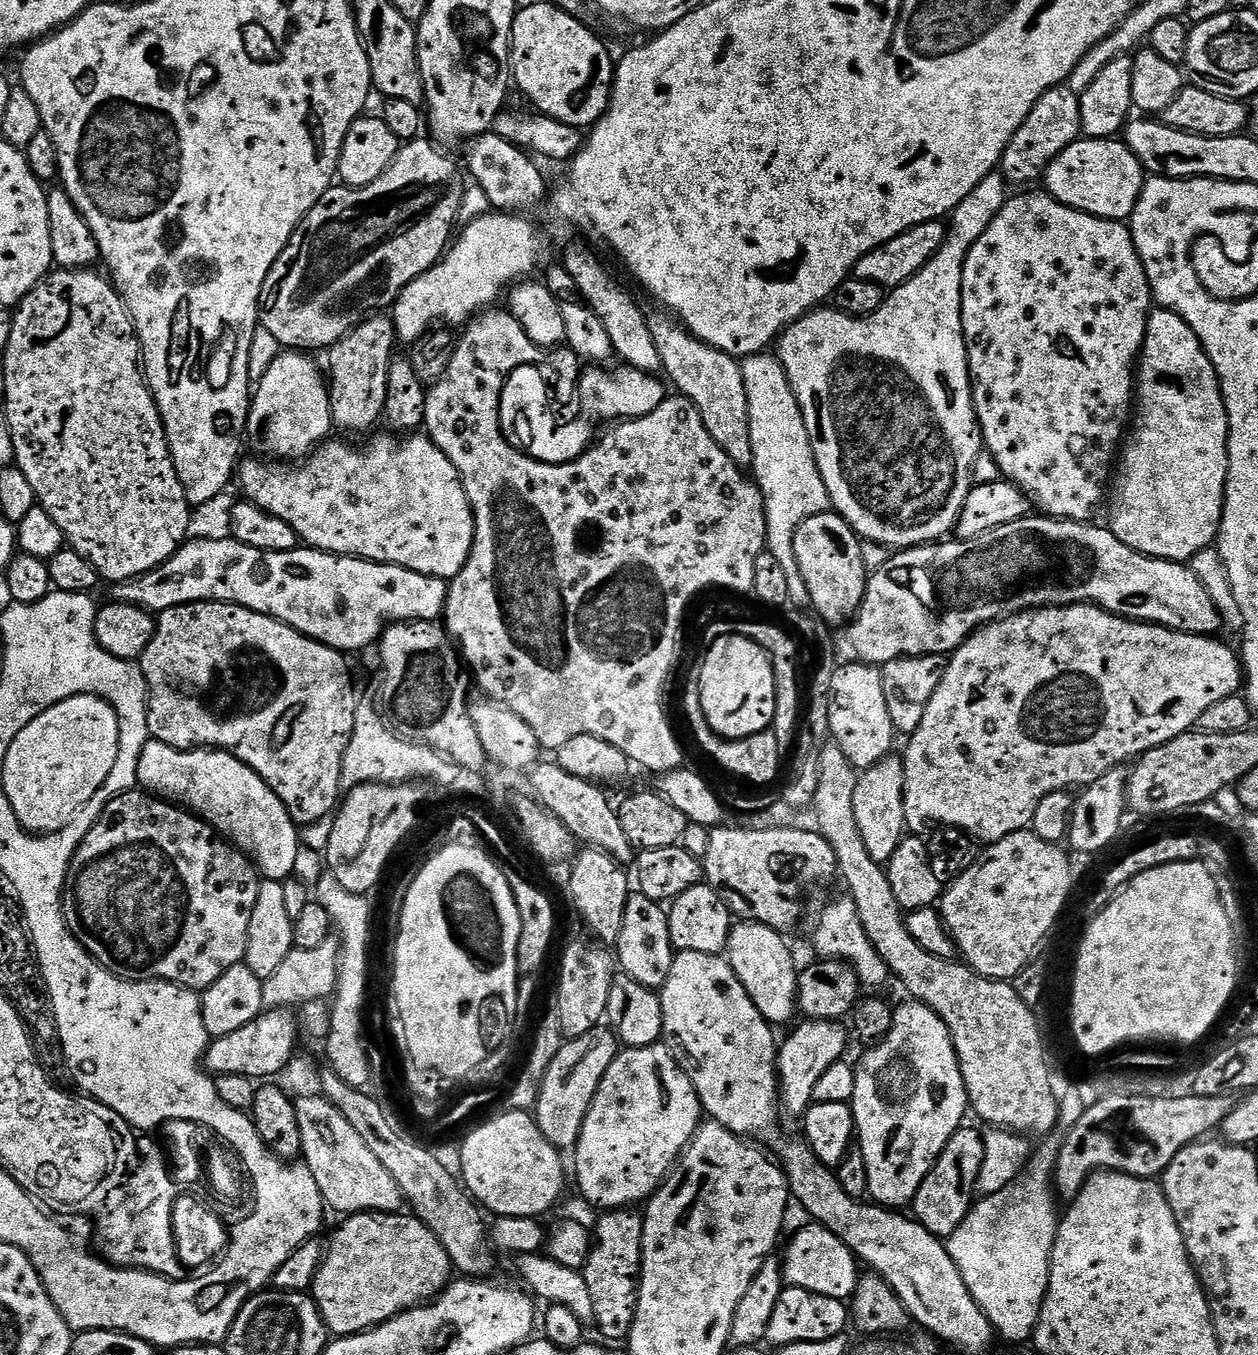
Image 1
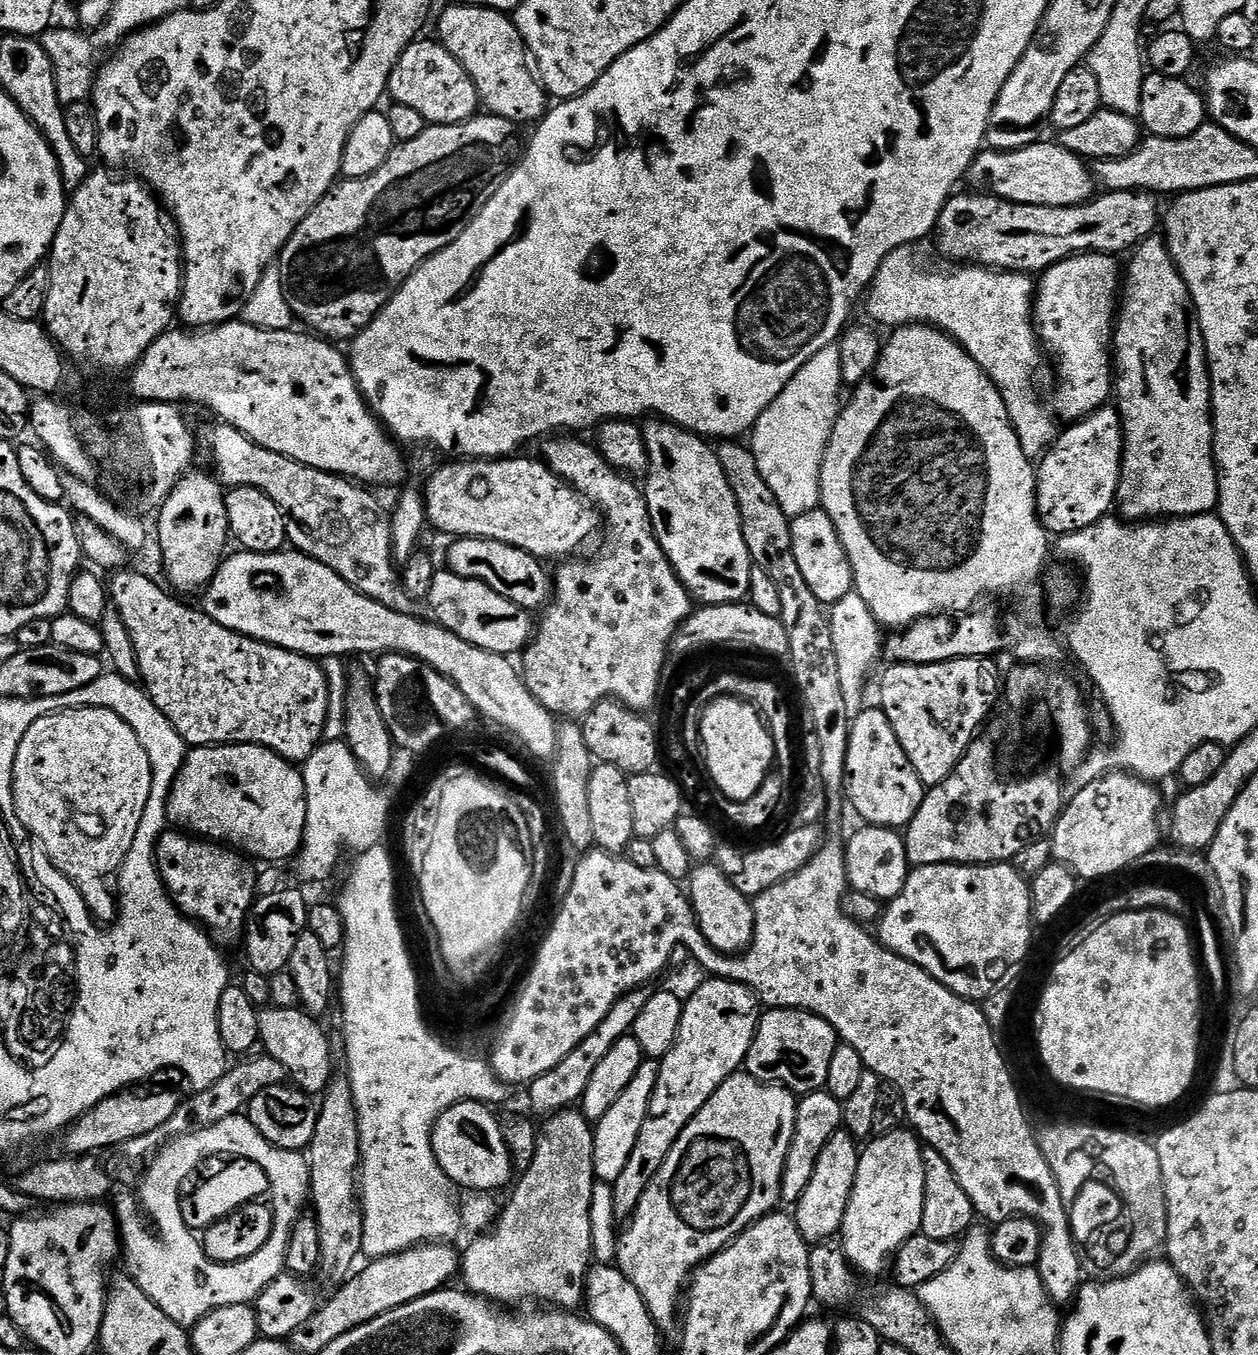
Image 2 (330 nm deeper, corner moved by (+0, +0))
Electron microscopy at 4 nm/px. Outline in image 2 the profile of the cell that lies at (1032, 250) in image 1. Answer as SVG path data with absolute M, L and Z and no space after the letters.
M1084 252L1081 256L1071 256L1062 262L1052 264L1045 268L1039 277L1038 283L1034 288L1034 303L1032 305L1032 327L1036 329L1036 335L1042 345L1043 351L1056 359L1056 372L1060 376L1060 396L1056 400L1055 411L1060 412L1059 419L1064 422L1075 422L1083 420L1091 412L1097 412L1100 408L1109 403L1110 397L1114 392L1114 325L1118 315L1118 293L1122 288L1122 268L1116 265L1117 257L1107 252Z

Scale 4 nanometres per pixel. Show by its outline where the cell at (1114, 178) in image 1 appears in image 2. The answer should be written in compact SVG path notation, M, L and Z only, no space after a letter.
M1037 142L1013 152L981 151L980 155L976 157L976 161L968 168L966 184L969 184L969 189L983 190L985 193L997 196L1003 200L1009 200L1012 204L1078 206L1079 204L1085 204L1087 200L1091 200L1097 191L1098 184L1094 179L1093 169L1089 167L1084 157L1066 150L1058 142L1052 142L1052 144L1044 143Z

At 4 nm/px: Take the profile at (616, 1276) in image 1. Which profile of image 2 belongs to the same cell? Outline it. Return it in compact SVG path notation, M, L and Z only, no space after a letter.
M719 978L705 979L701 988L684 1001L682 1022L674 1046L659 1061L660 1073L650 1098L646 1122L638 1130L638 1142L622 1166L622 1174L612 1186L613 1214L616 1218L628 1218L646 1186L662 1170L666 1154L678 1142L682 1130L706 1106L706 1102L726 1082L726 1078L737 1075L747 1058L752 1039L755 1038L758 1021L758 1001L744 984Z

